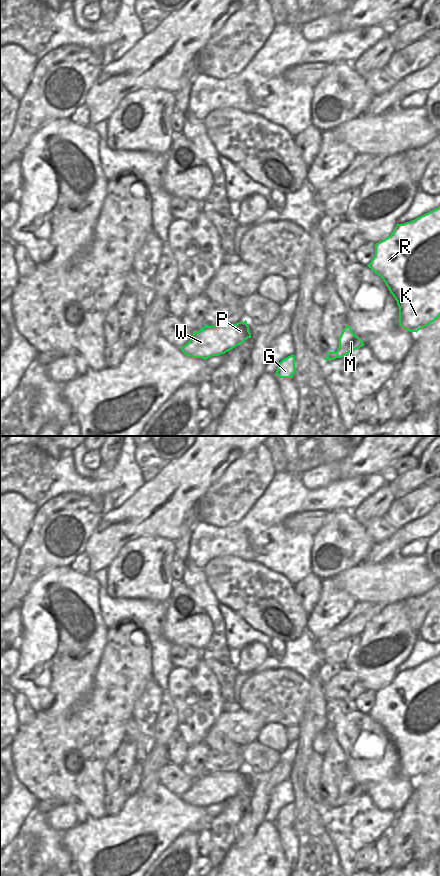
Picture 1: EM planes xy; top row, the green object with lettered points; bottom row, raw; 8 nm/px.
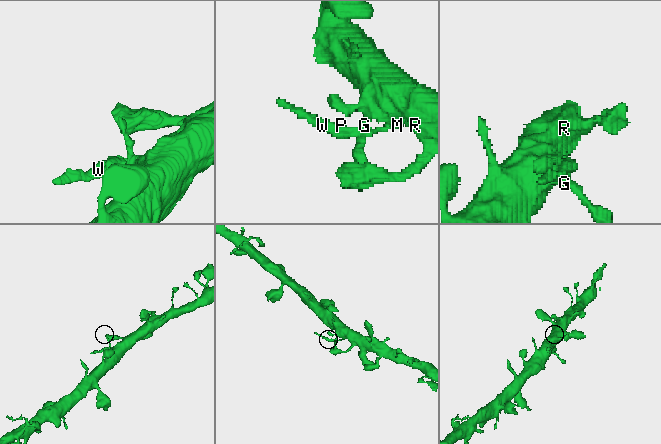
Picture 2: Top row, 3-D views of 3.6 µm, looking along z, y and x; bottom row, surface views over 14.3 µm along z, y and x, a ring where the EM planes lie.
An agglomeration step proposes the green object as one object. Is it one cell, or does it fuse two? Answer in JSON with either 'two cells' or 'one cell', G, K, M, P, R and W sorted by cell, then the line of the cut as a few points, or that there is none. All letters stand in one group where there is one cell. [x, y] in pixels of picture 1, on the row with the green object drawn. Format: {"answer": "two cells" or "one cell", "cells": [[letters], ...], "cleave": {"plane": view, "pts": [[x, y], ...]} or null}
{"answer": "one cell", "cells": [["G", "K", "M", "P", "R", "W"]], "cleave": null}

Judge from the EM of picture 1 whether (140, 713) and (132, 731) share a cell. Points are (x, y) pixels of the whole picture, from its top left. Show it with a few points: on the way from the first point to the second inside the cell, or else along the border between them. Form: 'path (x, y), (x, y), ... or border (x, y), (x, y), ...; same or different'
border (133, 717), (140, 731), (140, 739), (137, 742); different

